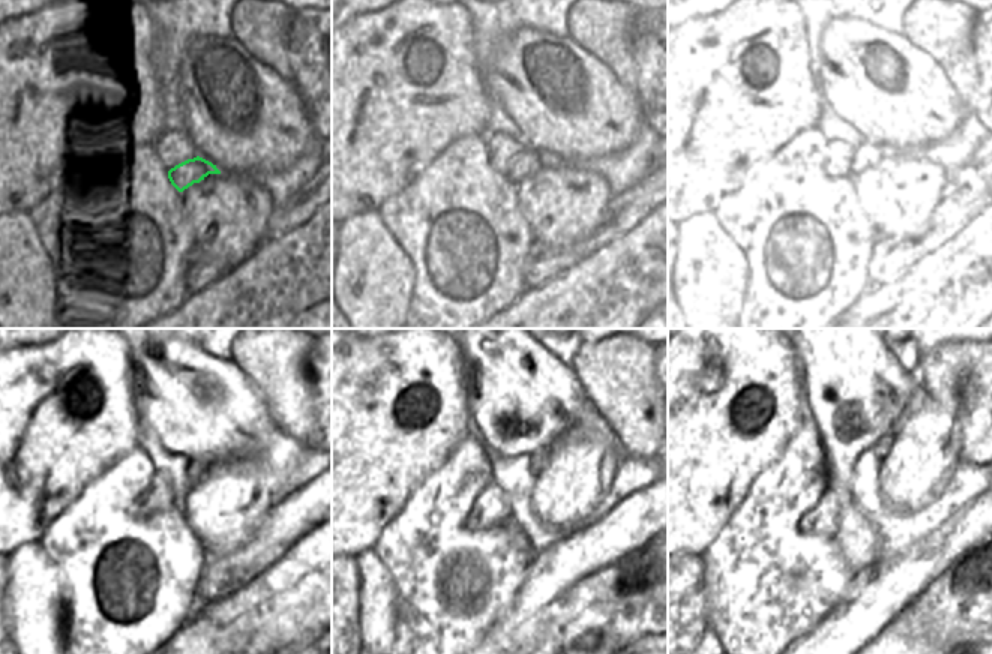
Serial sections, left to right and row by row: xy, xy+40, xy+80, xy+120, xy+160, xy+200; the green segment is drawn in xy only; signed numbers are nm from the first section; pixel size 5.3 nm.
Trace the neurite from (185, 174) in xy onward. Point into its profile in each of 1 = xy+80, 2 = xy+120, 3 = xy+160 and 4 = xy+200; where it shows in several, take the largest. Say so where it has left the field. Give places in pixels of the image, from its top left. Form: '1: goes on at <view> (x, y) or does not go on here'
1: goes on at xy+80 (869, 147)
2: goes on at xy+120 (197, 468)
3: goes on at xy+160 (539, 459)
4: goes on at xy+200 (883, 446)

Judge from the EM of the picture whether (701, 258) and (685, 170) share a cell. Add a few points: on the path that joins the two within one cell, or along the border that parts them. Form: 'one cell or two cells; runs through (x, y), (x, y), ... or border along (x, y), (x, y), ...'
two cells; border along (713, 206), (695, 210), (683, 218)

